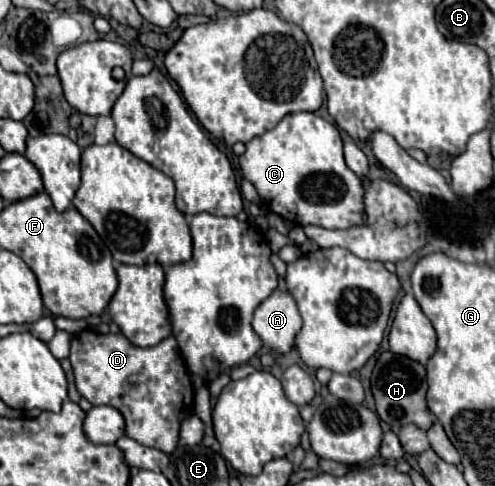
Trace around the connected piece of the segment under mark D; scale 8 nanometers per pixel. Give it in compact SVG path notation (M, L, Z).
M84 329L72 335L70 363L78 393L92 405L110 405L118 409L126 421L128 437L164 453L176 449L180 425L194 413L194 387L172 335L156 347L140 349L122 333L100 335Z

